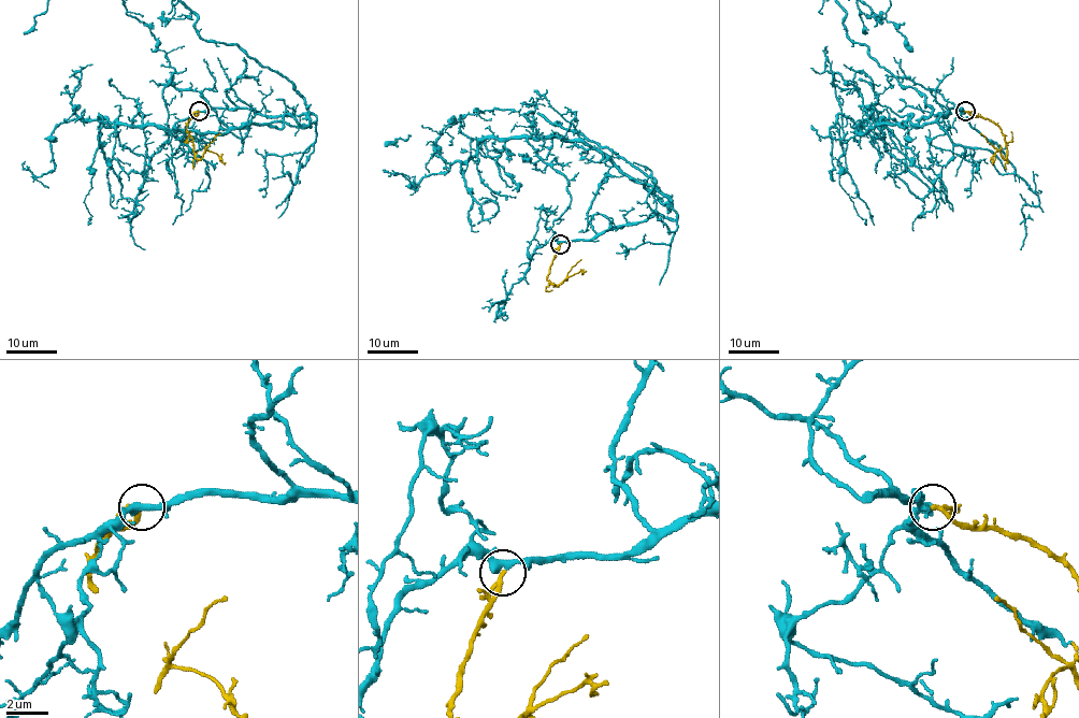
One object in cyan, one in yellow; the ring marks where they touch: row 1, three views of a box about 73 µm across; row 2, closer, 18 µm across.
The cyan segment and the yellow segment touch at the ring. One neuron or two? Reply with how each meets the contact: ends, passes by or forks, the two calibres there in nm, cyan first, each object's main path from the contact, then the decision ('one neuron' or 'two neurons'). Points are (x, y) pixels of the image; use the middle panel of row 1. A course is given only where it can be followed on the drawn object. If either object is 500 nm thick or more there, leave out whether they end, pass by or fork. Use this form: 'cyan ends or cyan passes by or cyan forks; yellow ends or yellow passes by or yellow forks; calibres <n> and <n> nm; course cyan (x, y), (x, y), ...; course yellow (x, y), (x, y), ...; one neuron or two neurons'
cyan passes by; yellow passes by; calibres 380 and 180 nm; course cyan (560, 243), (677, 214), (653, 180), (532, 108), (534, 149), (492, 145), (444, 169), (398, 173); course yellow (560, 244), (547, 278), (555, 285), (561, 284), (581, 259); one neuron

